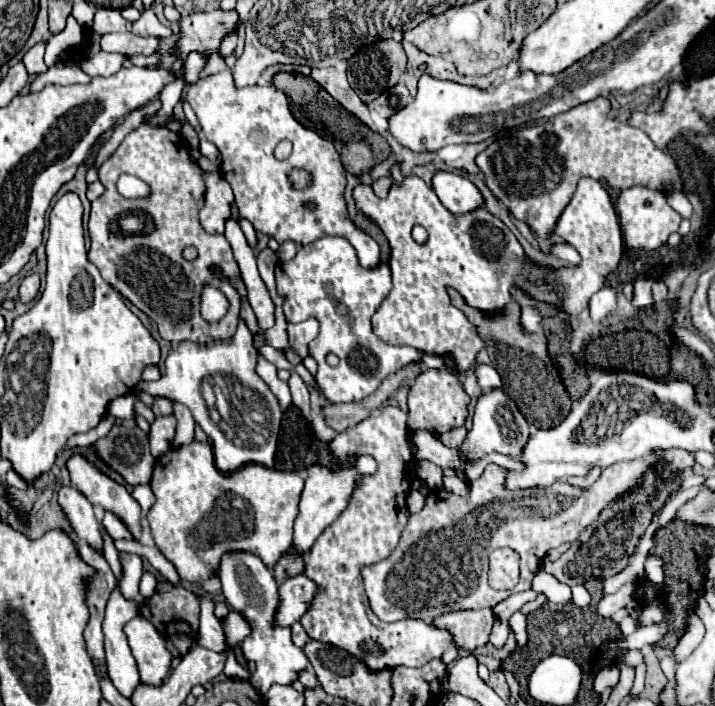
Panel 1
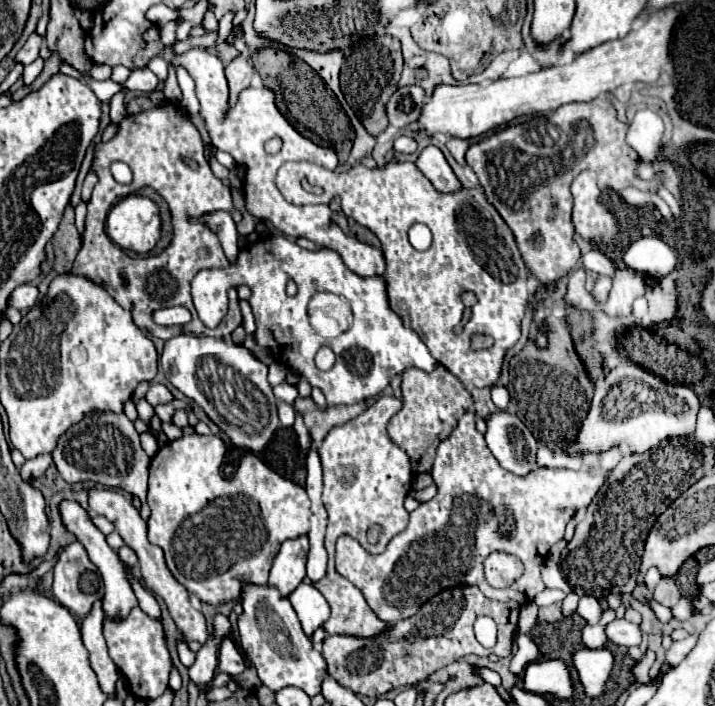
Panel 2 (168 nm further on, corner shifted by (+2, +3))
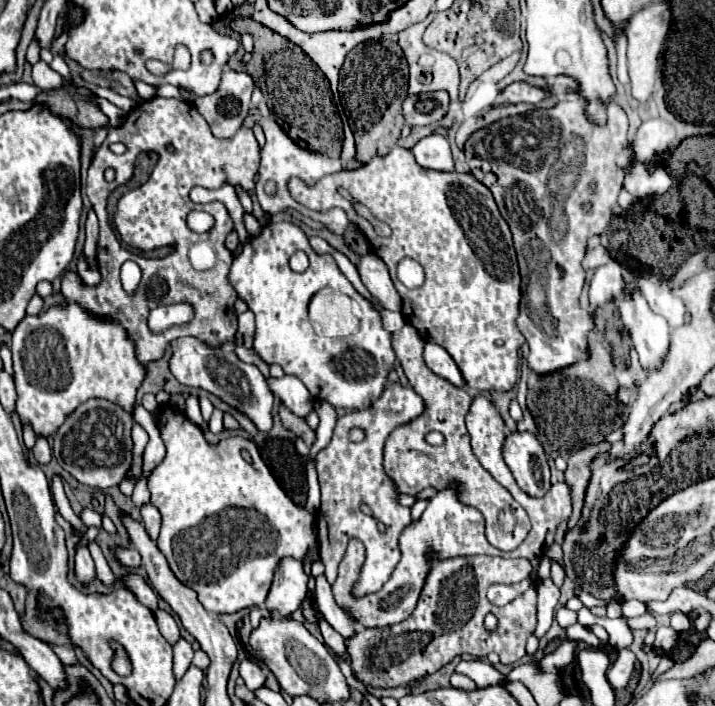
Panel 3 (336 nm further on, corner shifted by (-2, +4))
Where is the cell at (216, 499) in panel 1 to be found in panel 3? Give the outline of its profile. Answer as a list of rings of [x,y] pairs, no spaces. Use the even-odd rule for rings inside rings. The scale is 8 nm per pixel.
[[[171,404],[159,408],[157,428],[165,442],[167,454],[163,462],[151,470],[147,484],[151,492],[151,504],[161,512],[163,518],[157,546],[165,554],[169,568],[185,586],[197,592],[199,602],[207,612],[233,614],[243,608],[261,606],[271,588],[273,572],[279,560],[285,556],[301,560],[309,552],[309,546],[317,540],[315,516],[305,508],[295,506],[281,490],[253,440],[231,436],[213,446],[205,440],[201,428]]]

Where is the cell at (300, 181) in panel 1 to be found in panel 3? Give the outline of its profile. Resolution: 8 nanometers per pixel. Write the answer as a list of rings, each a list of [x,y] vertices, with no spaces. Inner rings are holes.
[[[395,146],[387,156],[373,158],[369,164],[363,164],[357,170],[341,170],[325,176],[323,180],[317,182],[315,188],[307,188],[303,182],[291,180],[289,190],[293,198],[299,204],[307,206],[309,210],[325,212],[331,208],[343,208],[347,212],[349,222],[353,222],[361,230],[361,234],[371,244],[375,256],[379,256],[387,264],[391,280],[403,298],[405,322],[415,326],[423,340],[443,346],[453,356],[453,360],[457,362],[457,366],[465,376],[467,388],[473,394],[483,390],[505,392],[515,386],[519,372],[519,348],[525,342],[523,334],[515,324],[515,318],[519,314],[521,278],[519,278],[519,266],[517,266],[509,226],[499,214],[493,194],[485,184],[481,184],[471,174],[421,168],[415,162],[411,150]],[[349,198],[359,200],[373,212],[377,220],[385,222],[391,228],[391,236],[389,238],[377,236],[373,226],[367,220],[359,218]],[[401,258],[413,258],[425,268],[425,284],[421,288],[409,290],[397,280],[395,270]]]

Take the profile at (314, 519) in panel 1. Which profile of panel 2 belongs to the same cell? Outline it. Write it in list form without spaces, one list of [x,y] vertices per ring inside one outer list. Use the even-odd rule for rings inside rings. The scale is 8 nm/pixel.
[[[295,537],[295,541],[285,541],[273,559],[269,573],[269,585],[287,597],[305,577],[305,561],[309,553],[309,537]]]

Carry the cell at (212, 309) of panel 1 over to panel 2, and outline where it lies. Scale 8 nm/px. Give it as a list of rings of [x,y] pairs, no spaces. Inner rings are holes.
[[[275,235],[273,239],[259,239],[255,245],[243,249],[237,263],[229,265],[229,269],[199,271],[191,283],[191,295],[197,315],[207,328],[217,327],[226,315],[226,306],[219,305],[227,301],[227,289],[231,285],[251,287],[249,303],[257,323],[257,343],[269,347],[277,361],[291,365],[305,375],[313,387],[319,387],[329,405],[351,405],[373,399],[389,385],[393,375],[403,373],[409,367],[431,371],[437,365],[419,335],[413,329],[405,329],[401,319],[389,309],[383,275],[359,277],[357,273],[351,273],[333,249],[321,247],[309,251],[283,235]],[[289,279],[297,283],[295,297],[287,297],[285,293]],[[323,291],[345,297],[353,311],[353,327],[335,339],[321,337],[309,323],[307,305],[313,295]],[[321,345],[329,345],[337,355],[337,361],[329,371],[319,371],[313,361]]]

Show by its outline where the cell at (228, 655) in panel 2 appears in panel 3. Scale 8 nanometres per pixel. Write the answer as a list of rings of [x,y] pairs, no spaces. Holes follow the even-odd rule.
[[[243,660],[243,662],[241,662],[239,674],[241,674],[241,678],[245,680],[245,684],[247,684],[249,690],[259,690],[259,688],[265,686],[265,678],[267,678],[265,670],[263,670],[259,664],[251,662],[251,660]]]

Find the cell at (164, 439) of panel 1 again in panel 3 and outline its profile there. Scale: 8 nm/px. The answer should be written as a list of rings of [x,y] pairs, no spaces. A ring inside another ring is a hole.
[[[191,394],[187,400],[185,400],[185,414],[191,422],[195,422],[197,426],[201,426],[203,418],[201,418],[201,408],[199,408],[199,396]]]

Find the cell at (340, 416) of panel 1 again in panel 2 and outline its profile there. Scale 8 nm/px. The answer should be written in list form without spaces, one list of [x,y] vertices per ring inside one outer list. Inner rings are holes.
[[[299,397],[293,403],[293,409],[303,415],[305,425],[311,433],[311,439],[317,443],[317,447],[333,427],[339,427],[355,419],[359,413],[365,411],[365,407],[367,407],[365,401],[361,401],[355,405],[337,405],[337,407],[327,405],[325,409],[319,409],[311,397]]]

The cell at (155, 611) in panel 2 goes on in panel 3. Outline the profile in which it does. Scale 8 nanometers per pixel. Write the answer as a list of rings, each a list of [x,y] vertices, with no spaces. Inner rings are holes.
[[[155,610],[155,618],[157,618],[159,630],[161,630],[161,634],[167,638],[167,642],[169,642],[169,644],[175,644],[175,642],[181,638],[181,634],[179,634],[179,626],[177,626],[177,622],[173,620],[173,616],[167,614],[167,612],[163,612],[163,610]]]

